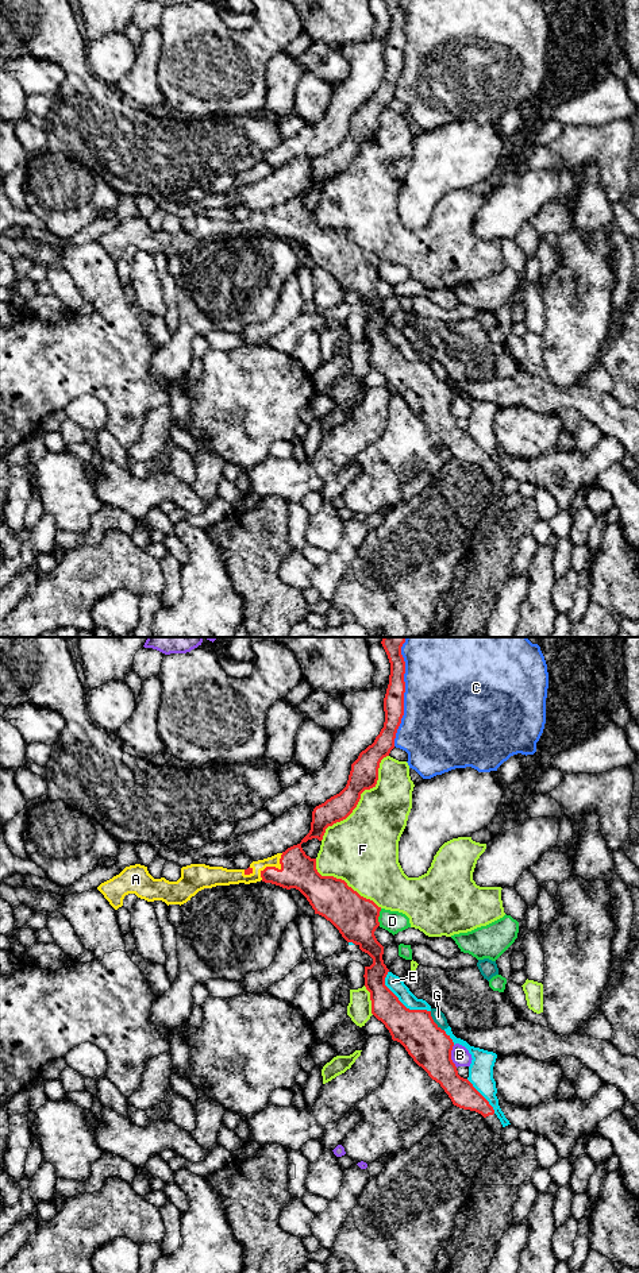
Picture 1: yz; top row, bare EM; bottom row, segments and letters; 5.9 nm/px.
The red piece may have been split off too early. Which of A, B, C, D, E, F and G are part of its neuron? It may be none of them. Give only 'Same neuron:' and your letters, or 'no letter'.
Same neuron: A

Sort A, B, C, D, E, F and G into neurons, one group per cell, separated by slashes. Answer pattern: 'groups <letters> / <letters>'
groups A / B / C / D / E / F / G

